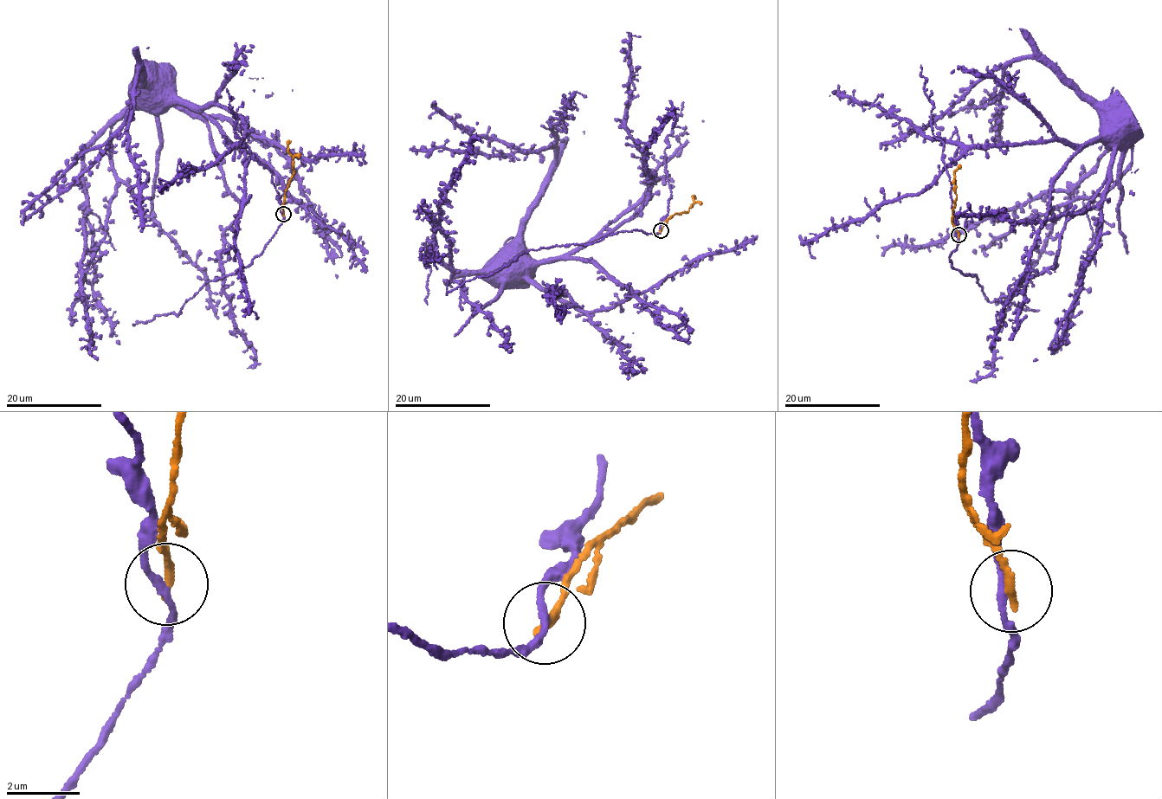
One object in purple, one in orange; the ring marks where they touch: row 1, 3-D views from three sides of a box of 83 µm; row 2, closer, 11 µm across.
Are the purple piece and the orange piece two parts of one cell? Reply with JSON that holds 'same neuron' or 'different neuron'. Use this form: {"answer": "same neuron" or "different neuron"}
{"answer": "different neuron"}

